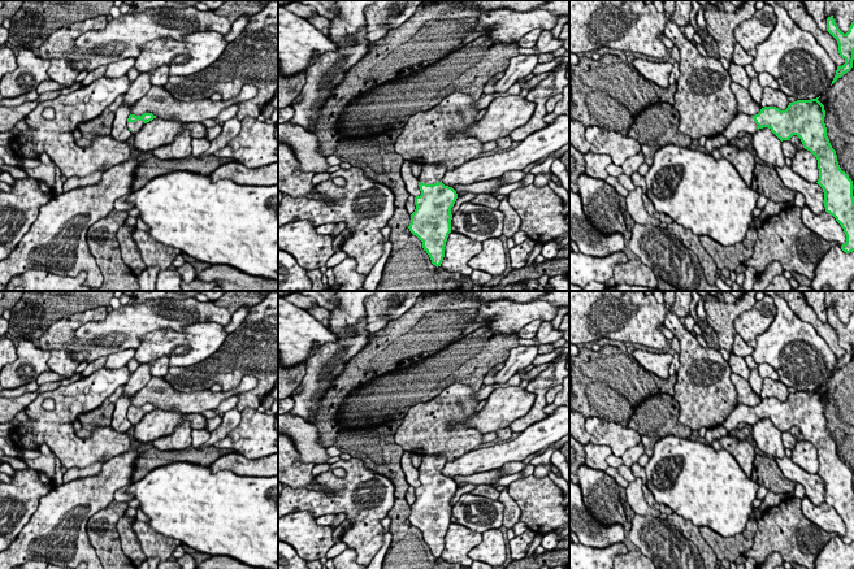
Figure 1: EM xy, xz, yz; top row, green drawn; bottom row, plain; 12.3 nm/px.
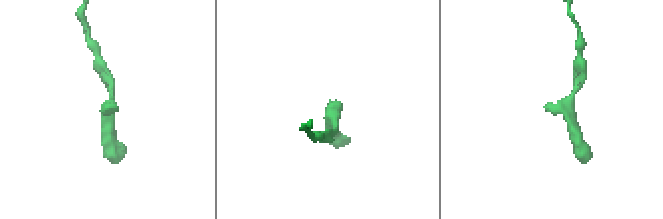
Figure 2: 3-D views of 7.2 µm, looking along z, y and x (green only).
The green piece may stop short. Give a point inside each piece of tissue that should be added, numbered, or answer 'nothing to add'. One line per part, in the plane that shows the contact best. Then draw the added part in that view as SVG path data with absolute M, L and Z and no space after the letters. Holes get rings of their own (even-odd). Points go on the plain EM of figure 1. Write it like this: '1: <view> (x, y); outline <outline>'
1: xz (432, 464); outline M425 455L422 456L421 465L419 468L419 473L426 475L434 475L442 472L447 460L443 456L437 455Z

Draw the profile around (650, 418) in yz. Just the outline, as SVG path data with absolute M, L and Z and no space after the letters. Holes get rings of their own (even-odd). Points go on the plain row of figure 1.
M656 394L646 398L632 408L632 417L627 427L636 430L641 436L666 438L676 435L690 439L693 430L679 421L680 405L668 394Z

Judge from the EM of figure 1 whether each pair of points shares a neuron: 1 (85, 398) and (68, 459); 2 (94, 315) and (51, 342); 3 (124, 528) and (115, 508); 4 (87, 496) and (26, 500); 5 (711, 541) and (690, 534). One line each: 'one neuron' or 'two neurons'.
1: one neuron
2: one neuron
3: two neurons
4: two neurons
5: two neurons

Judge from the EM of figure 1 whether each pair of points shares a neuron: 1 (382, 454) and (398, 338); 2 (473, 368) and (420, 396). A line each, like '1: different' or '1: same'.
1: same
2: same

